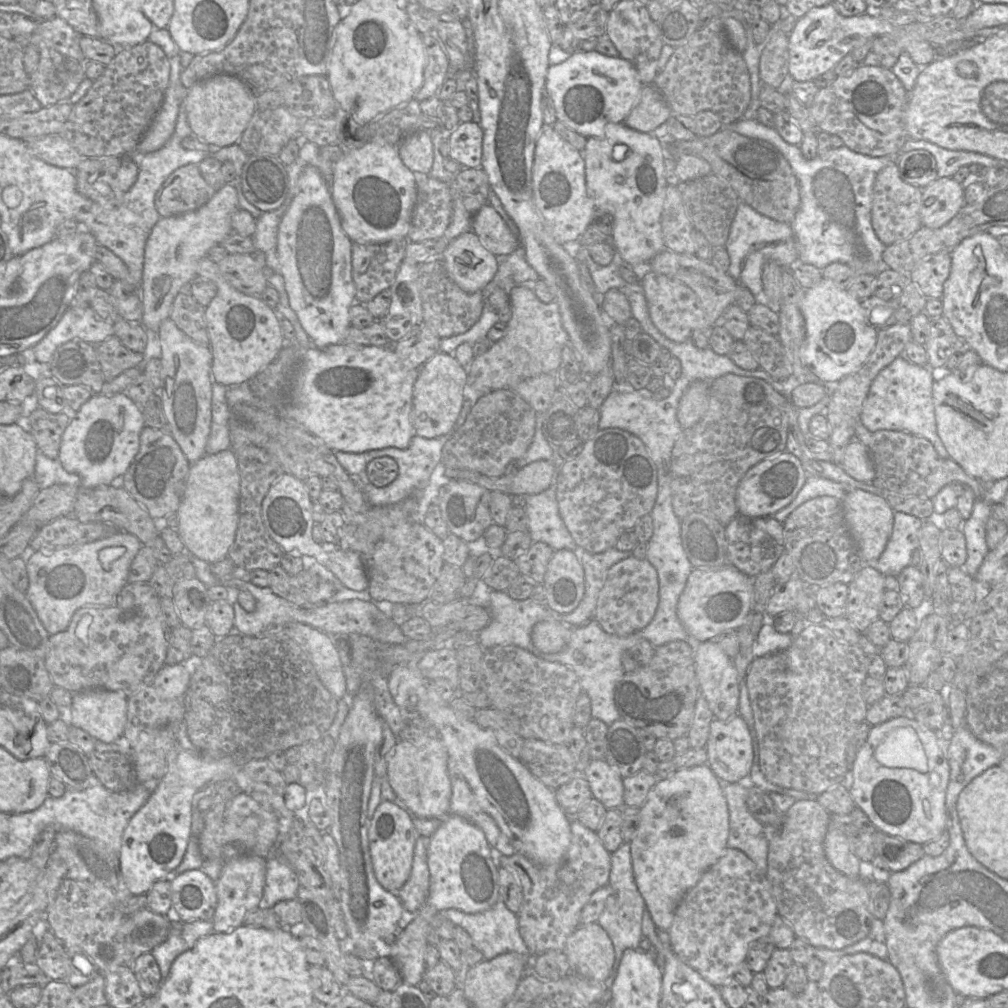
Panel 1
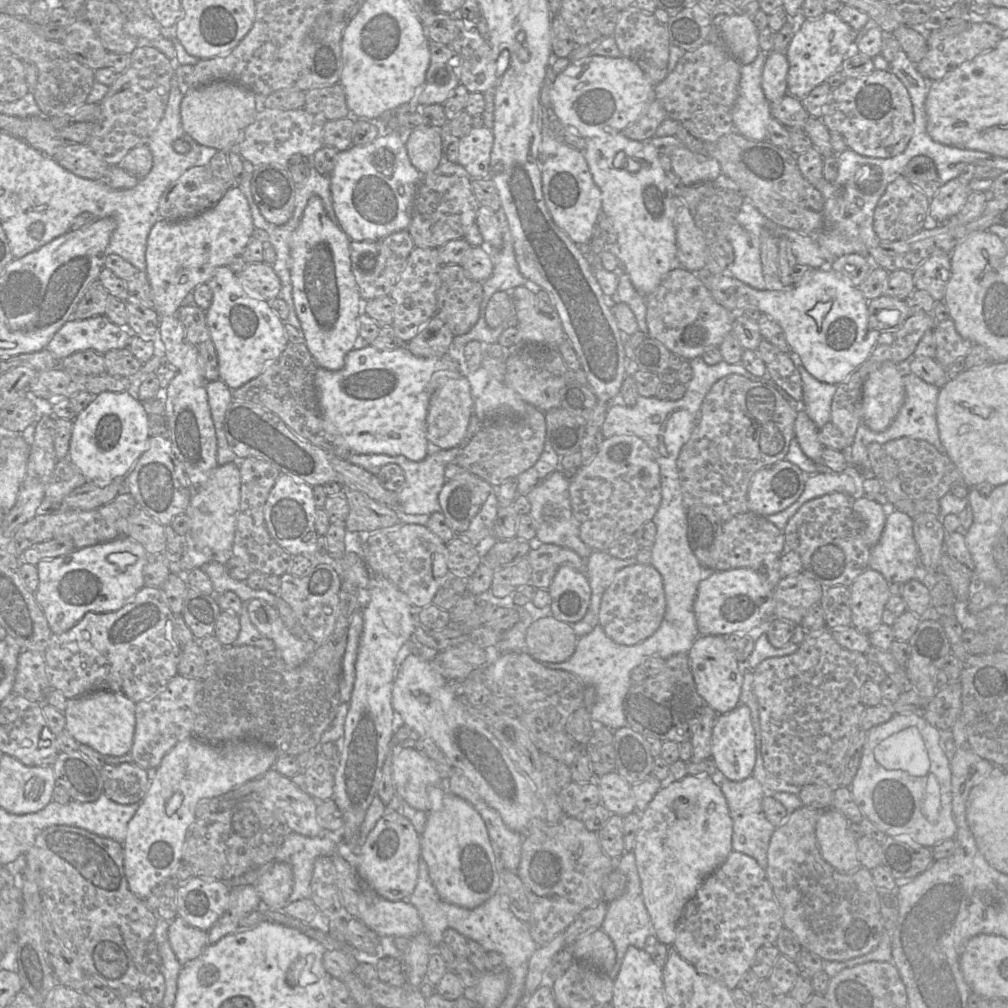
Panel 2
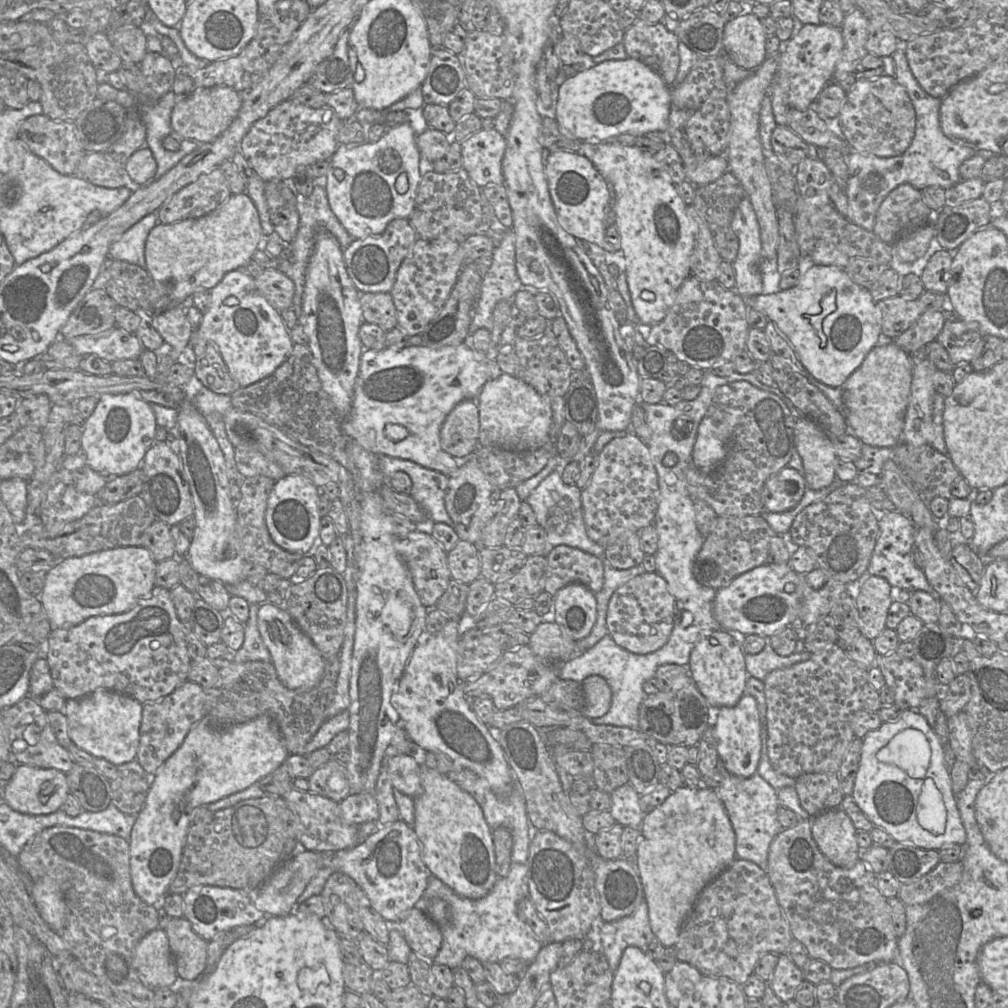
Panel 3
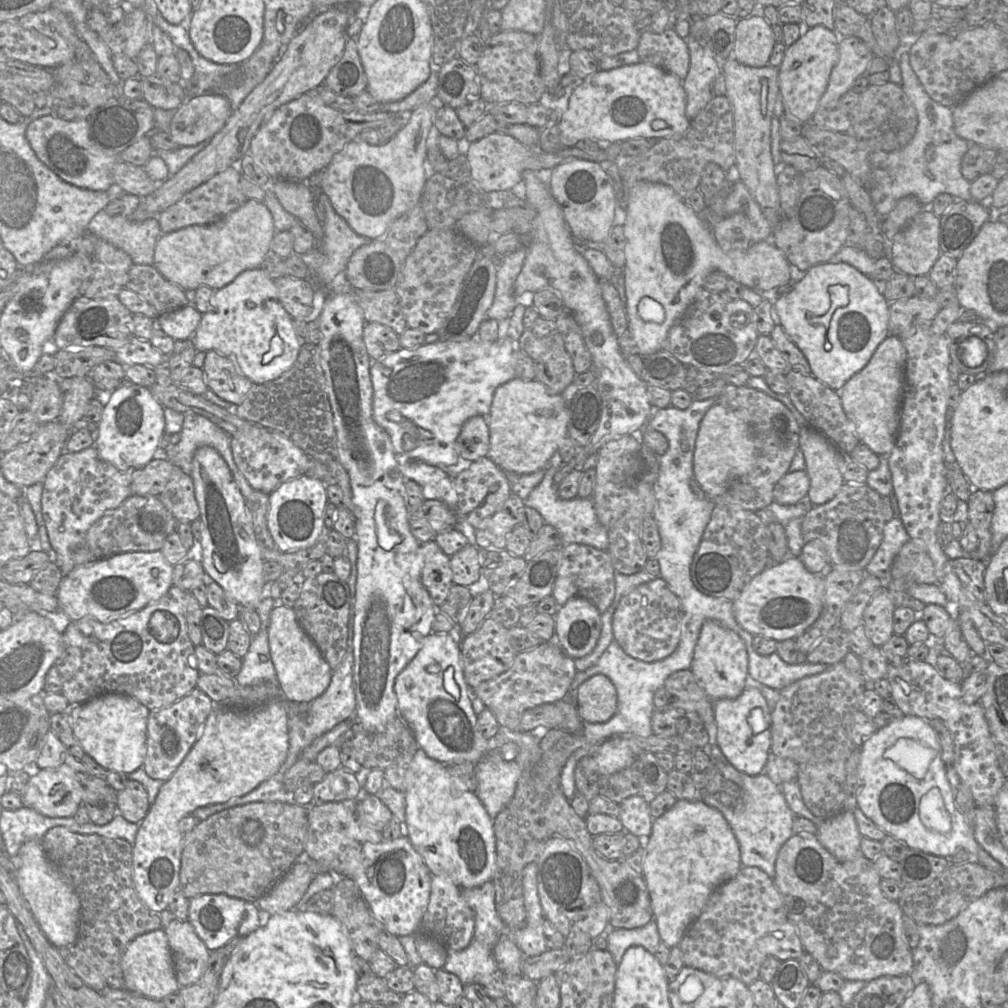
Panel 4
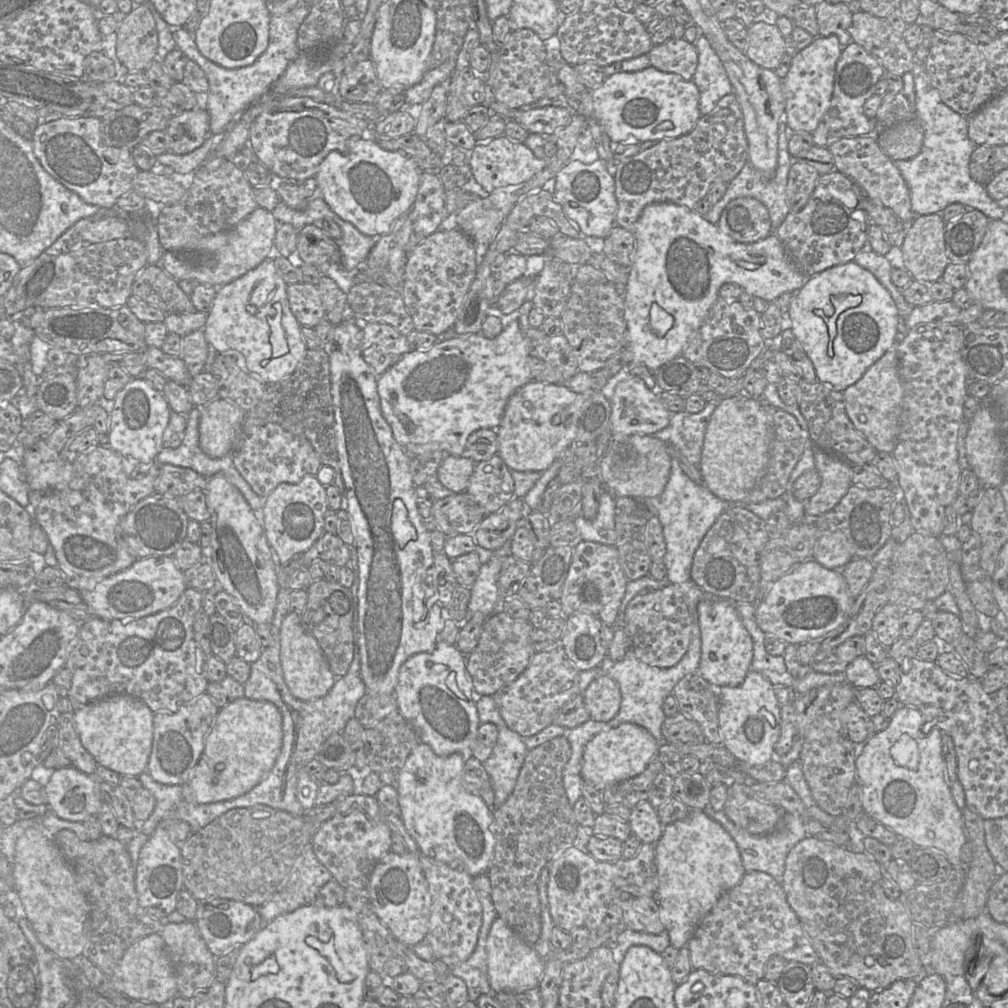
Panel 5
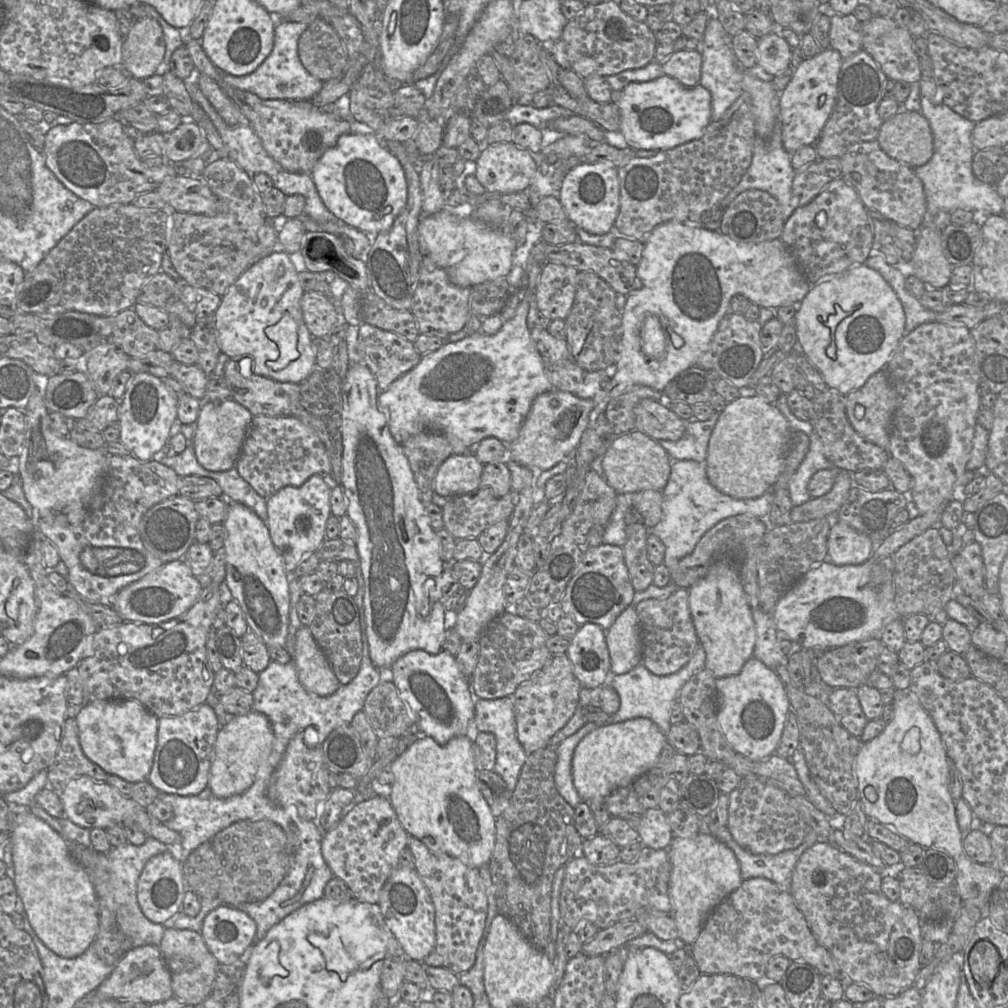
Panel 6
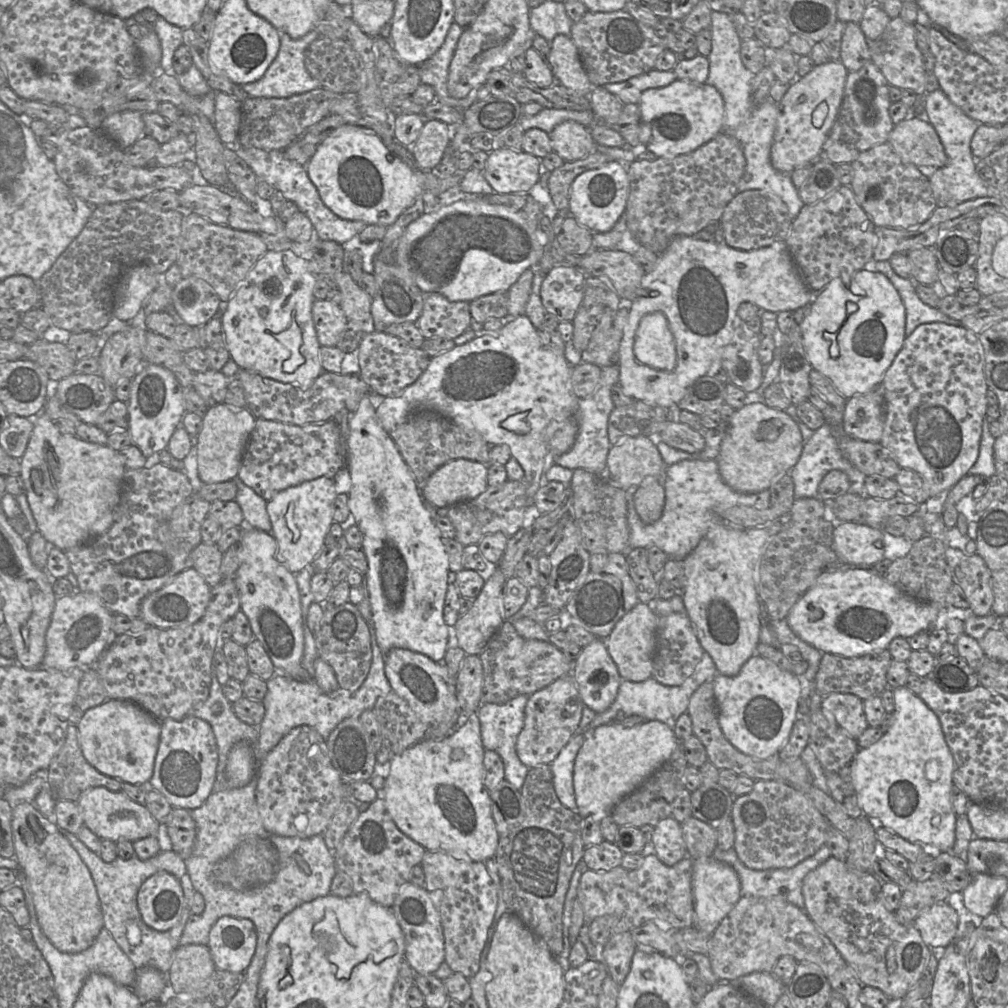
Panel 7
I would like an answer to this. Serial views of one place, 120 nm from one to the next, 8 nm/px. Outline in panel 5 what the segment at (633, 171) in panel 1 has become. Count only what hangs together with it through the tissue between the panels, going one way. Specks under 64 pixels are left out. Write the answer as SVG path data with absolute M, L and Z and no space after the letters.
M648 205L633 234L635 250L624 297L627 344L633 354L631 363L643 364L652 372L682 354L723 284L735 283L753 297L772 302L783 293L797 292L807 279L775 233L754 243L740 243L685 206Z

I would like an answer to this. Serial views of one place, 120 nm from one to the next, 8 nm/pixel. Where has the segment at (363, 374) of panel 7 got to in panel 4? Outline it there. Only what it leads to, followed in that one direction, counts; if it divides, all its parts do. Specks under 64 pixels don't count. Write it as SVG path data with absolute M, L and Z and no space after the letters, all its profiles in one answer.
M377 322L365 323L363 340L369 357L375 361L401 348L398 334Z

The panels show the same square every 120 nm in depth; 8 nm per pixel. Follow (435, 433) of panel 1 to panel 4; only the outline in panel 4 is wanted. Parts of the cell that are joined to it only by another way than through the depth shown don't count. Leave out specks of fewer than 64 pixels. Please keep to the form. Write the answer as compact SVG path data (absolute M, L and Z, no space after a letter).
M472 416L463 424L456 440L456 451L462 458L474 462L486 457L490 446L487 416Z

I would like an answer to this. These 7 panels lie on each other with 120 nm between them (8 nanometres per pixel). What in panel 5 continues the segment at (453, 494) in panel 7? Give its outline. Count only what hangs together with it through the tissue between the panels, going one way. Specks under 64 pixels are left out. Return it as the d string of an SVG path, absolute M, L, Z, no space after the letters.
M446 455L437 470L437 478L453 493L467 489L476 462L463 456Z

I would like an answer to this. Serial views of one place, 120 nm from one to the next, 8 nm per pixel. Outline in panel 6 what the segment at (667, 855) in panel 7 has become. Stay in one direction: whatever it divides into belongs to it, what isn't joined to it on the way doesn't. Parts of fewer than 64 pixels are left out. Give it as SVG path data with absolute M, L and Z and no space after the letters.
M660 808L648 809L638 827L639 840L652 849L668 849L674 835L665 814Z

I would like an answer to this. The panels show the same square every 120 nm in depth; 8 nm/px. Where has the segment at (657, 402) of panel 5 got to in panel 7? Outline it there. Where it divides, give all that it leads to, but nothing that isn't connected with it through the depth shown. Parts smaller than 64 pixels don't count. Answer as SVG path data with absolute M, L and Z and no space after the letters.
M676 419L665 422L659 437L669 446L688 453L699 453L705 448L704 436Z

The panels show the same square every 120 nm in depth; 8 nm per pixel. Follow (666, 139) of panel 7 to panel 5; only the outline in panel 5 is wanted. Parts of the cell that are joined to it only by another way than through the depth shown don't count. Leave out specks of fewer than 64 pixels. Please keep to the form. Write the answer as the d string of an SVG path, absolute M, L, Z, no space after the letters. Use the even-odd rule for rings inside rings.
M652 66L635 72L618 72L605 78L603 84L591 91L594 112L597 120L612 142L624 143L636 141L661 141L674 139L688 134L701 117L699 110L700 93L695 83L685 81L675 73L663 72ZM664 121L673 124L671 130L657 131L657 127Z

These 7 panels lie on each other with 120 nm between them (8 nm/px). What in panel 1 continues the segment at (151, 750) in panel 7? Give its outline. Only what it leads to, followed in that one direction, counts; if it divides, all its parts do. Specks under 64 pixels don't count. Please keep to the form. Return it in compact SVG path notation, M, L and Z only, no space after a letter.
M90 689L73 694L71 722L91 737L113 743L123 736L128 697L123 692Z

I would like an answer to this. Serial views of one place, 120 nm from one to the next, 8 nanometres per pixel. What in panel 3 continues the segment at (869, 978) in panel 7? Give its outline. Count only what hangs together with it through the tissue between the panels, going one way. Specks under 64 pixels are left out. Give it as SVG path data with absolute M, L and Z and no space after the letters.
M801 819L796 826L782 829L773 839L767 874L792 937L806 947L811 958L826 962L832 969L850 969L871 961L891 963L897 957L899 938L892 925L888 900L877 887L877 874L861 860L851 868L841 868L830 862L812 837L811 819Z

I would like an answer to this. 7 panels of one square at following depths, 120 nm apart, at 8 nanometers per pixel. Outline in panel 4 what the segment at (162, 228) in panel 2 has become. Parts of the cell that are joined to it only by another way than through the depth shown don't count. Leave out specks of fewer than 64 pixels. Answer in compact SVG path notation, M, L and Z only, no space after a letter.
M247 199L216 222L190 225L162 234L156 242L153 266L184 290L208 286L214 291L232 282L240 273L258 268L271 252L276 230L269 209L261 201Z

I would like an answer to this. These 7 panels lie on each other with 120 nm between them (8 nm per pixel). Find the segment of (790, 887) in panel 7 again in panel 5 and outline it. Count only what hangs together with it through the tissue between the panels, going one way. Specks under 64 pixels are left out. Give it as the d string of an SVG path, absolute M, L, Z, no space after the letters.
M708 805L703 810L709 817L720 823L736 842L746 872L762 871L771 875L778 883L782 883L785 861L789 851L801 840L808 836L805 821L789 812L784 812L777 827L765 835L754 835L736 826L724 810L716 811Z

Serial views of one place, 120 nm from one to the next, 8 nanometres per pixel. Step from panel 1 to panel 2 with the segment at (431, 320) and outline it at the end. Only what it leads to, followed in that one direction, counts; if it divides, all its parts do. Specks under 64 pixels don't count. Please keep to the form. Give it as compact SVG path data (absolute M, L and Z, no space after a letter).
M446 265L439 272L436 315L452 331L454 336L468 333L477 323L483 300L482 283L475 280L462 266Z

